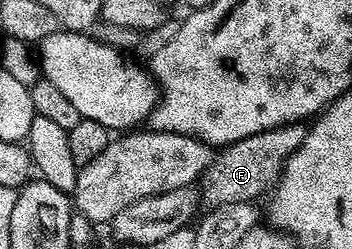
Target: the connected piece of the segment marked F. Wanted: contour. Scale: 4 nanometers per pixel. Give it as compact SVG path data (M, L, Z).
M302 123L281 125L225 146L200 178L201 204L210 209L219 209L222 205L232 203L254 203L261 193L269 194L277 186L278 178L282 176L282 168L304 143L307 132L307 126Z

